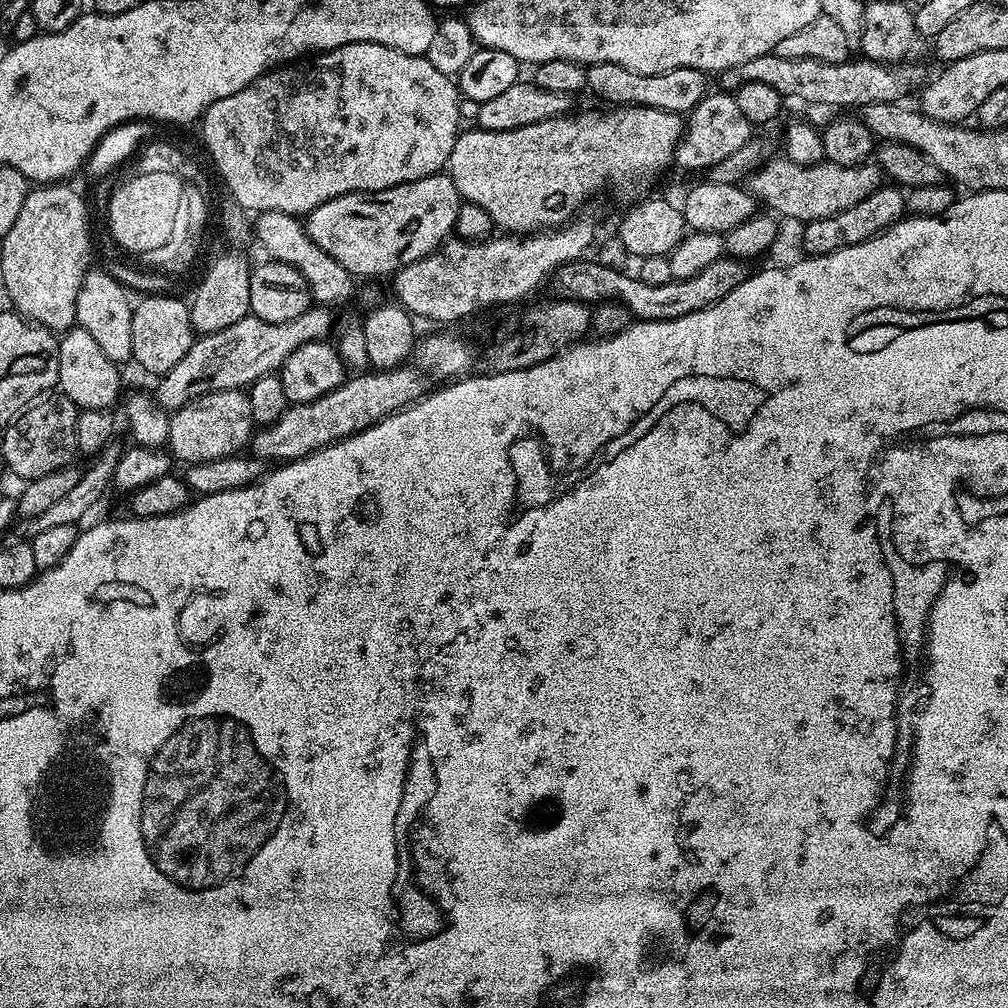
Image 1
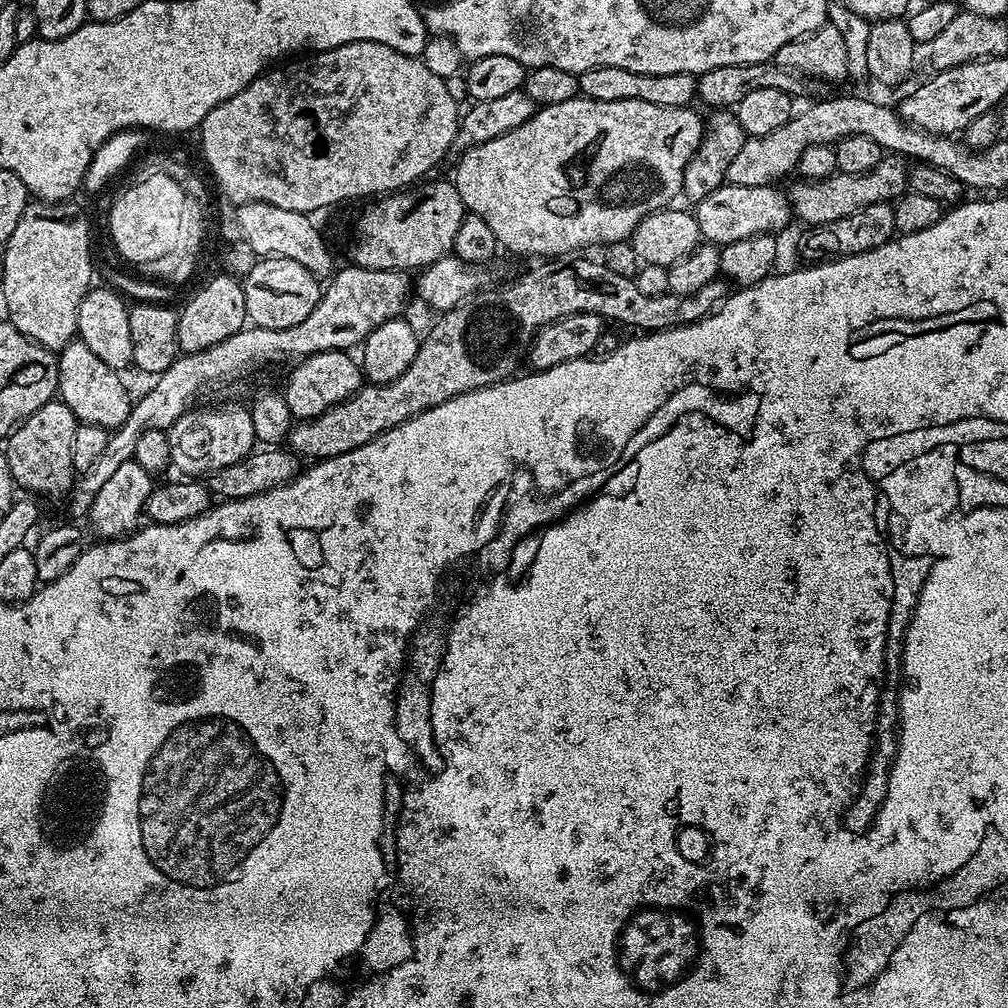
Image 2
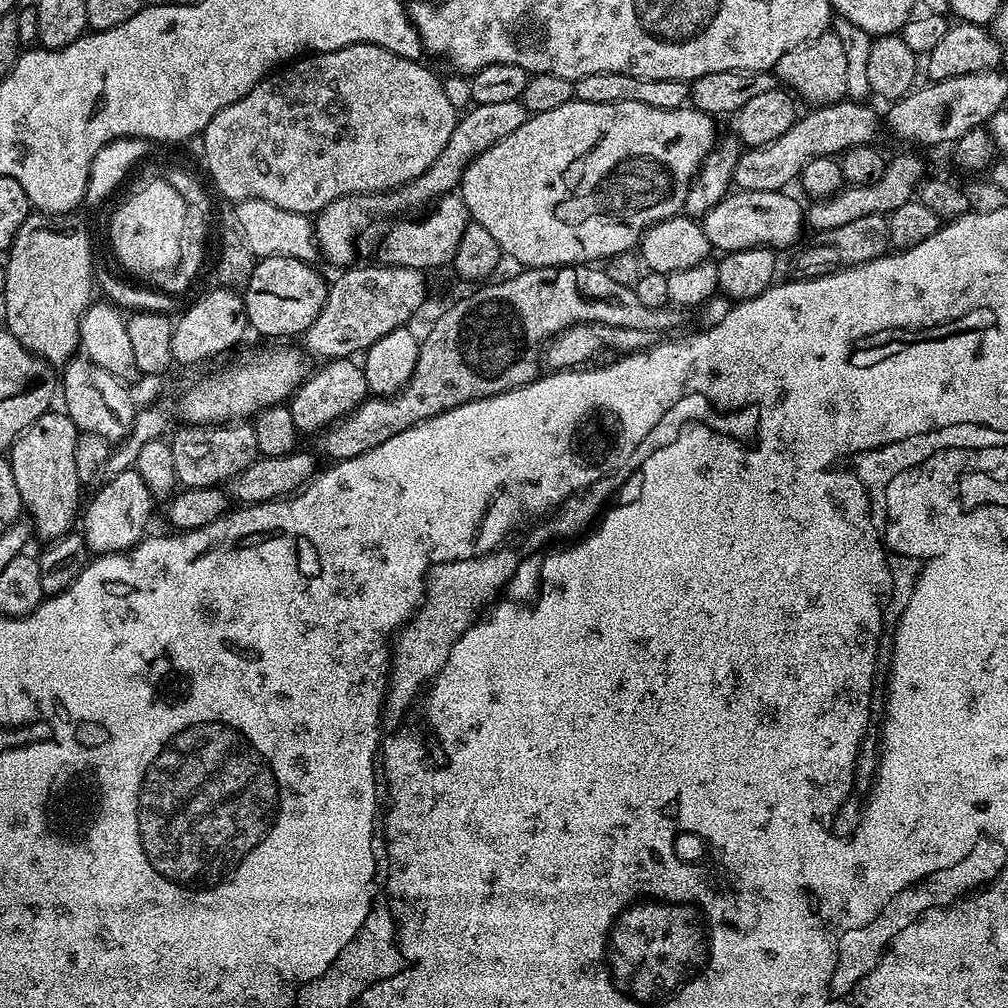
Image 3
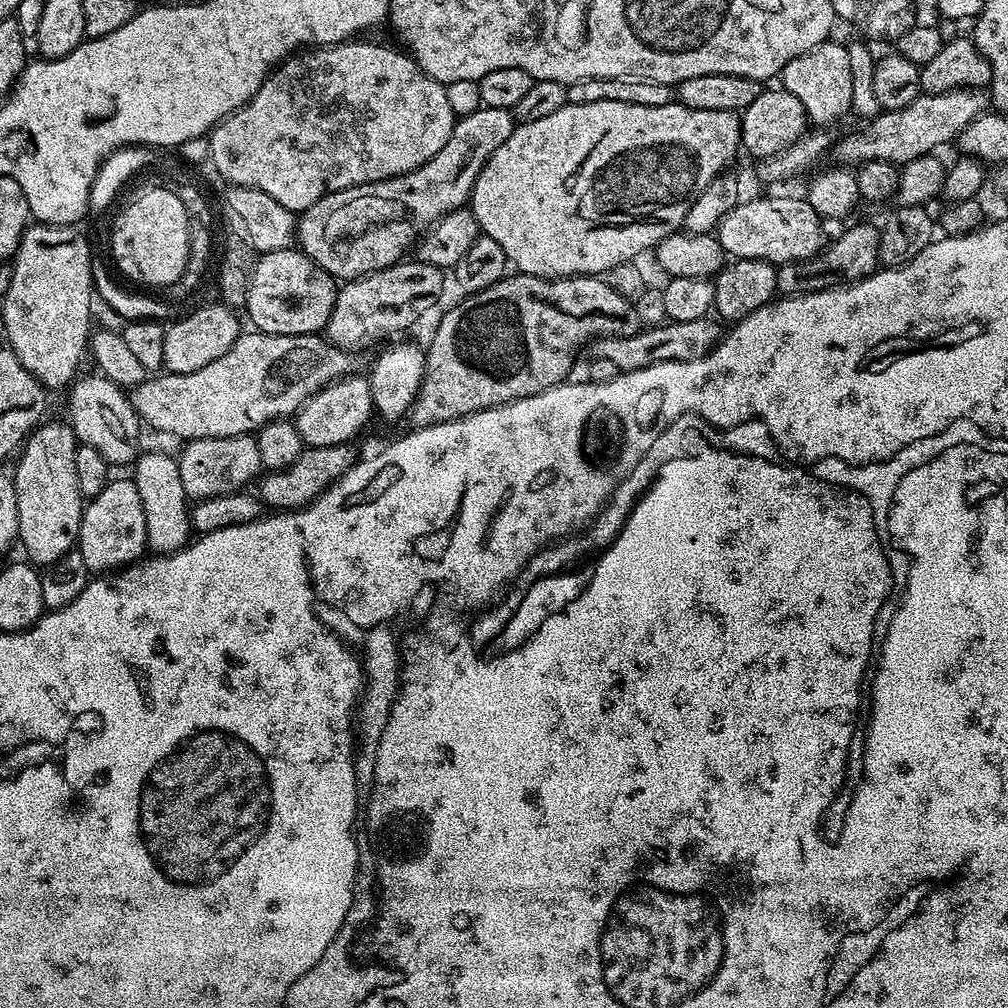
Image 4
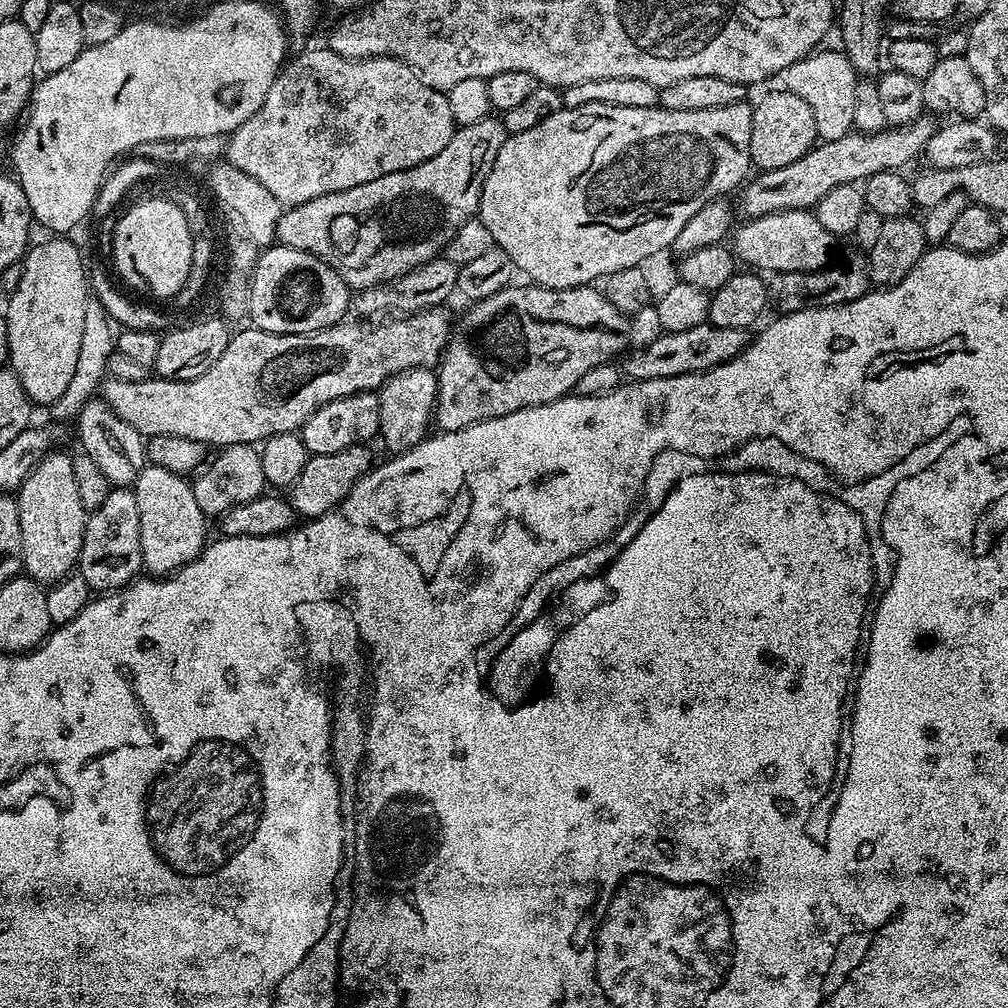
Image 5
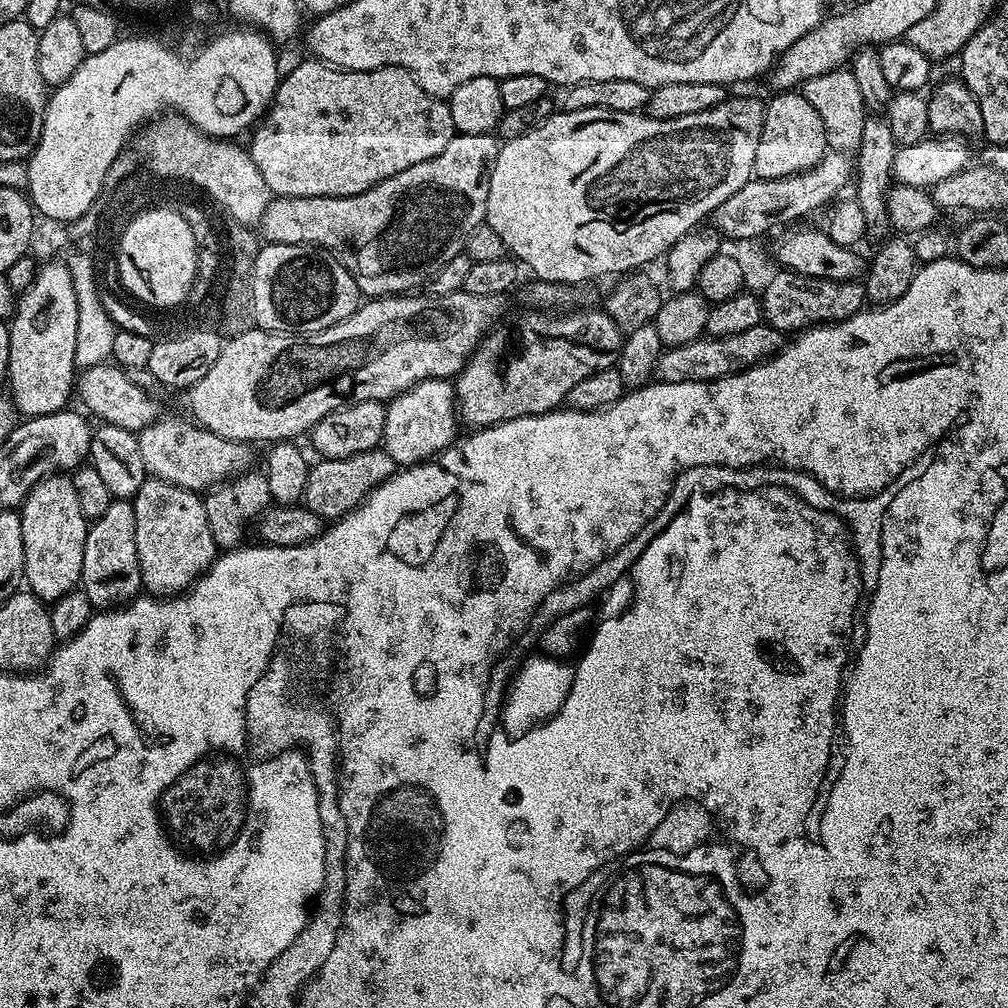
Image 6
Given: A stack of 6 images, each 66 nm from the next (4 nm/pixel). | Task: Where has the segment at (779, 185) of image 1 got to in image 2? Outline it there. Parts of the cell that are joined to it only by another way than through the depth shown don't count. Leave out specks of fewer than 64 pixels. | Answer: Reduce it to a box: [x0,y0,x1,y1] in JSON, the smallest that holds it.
[790,154,910,226]

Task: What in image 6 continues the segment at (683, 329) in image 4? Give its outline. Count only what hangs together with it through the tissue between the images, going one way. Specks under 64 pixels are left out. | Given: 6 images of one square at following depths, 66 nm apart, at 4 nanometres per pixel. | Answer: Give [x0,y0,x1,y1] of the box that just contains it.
[655,322,785,384]

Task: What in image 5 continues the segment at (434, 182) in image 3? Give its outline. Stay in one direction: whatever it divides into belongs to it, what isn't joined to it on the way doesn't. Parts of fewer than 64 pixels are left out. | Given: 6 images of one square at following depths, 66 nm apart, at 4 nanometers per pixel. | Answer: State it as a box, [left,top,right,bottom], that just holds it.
[276,119,508,290]

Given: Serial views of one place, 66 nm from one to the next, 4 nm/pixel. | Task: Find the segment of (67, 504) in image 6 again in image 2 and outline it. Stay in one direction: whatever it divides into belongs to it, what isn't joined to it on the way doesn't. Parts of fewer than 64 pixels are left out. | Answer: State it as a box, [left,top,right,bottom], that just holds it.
[6,398,78,497]

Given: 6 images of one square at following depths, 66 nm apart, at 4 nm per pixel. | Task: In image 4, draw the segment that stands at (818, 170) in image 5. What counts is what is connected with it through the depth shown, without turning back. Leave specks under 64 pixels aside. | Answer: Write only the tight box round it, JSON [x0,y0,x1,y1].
[830,88,990,166]

